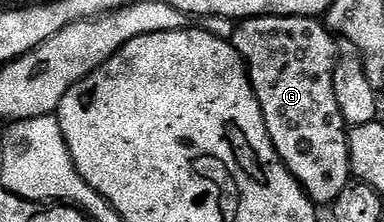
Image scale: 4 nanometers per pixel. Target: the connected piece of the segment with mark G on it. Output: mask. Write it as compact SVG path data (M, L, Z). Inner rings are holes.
M249 16L247 20L241 20L236 24L236 33L230 43L238 50L238 54L244 59L248 67L248 77L252 83L254 94L258 98L258 106L262 106L262 118L266 118L266 130L270 134L270 142L274 142L274 150L282 158L282 162L290 170L290 174L304 187L304 193L312 199L317 206L330 206L346 190L352 176L350 166L350 154L348 153L348 133L350 125L342 118L342 110L338 110L338 98L334 98L334 66L338 55L338 40L333 33L319 19L310 16Z

